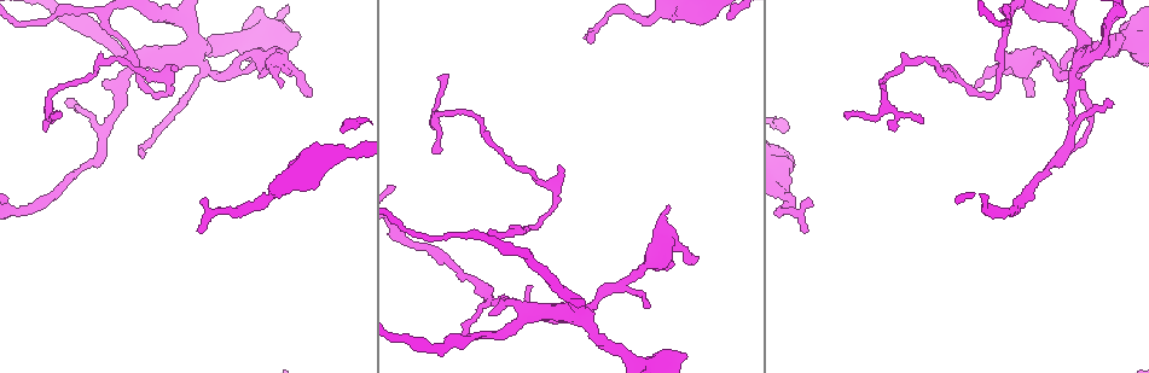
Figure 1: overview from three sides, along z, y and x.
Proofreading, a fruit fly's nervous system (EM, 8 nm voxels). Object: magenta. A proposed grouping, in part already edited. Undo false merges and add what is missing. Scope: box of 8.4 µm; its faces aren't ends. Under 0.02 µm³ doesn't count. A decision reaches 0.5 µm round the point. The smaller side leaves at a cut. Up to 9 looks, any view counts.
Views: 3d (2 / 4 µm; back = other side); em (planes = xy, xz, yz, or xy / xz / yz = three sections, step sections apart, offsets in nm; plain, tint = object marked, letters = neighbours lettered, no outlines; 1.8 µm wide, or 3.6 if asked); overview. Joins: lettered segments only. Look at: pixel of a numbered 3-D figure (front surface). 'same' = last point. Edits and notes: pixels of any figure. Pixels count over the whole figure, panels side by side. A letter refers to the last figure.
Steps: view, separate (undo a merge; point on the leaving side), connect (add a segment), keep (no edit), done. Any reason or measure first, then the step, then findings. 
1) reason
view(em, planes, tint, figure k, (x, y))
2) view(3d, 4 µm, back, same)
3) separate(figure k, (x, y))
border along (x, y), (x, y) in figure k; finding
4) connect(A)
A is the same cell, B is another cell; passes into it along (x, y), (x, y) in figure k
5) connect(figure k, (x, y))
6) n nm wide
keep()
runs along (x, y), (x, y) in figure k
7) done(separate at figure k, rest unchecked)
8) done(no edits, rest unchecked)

tapers out
view(3d, 4 µm, figure 1, (808, 197))

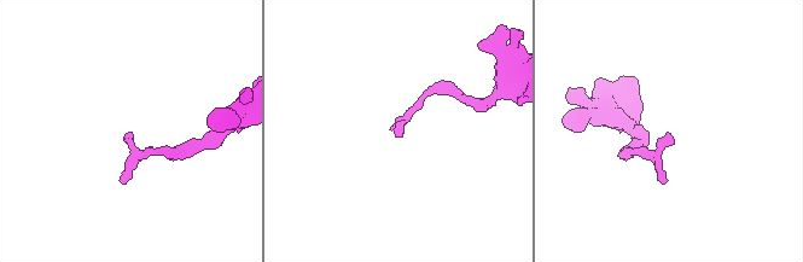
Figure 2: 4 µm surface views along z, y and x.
now the EM
view(em, planes, tint, figure 2, (125, 135))

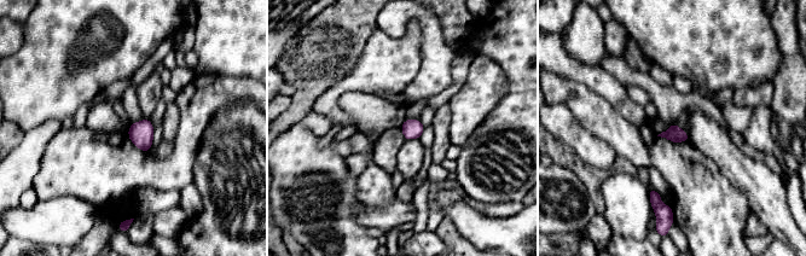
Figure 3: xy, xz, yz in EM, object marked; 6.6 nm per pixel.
view(em, planes, letters, same)

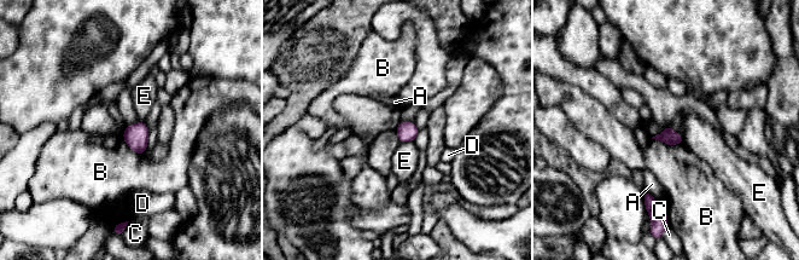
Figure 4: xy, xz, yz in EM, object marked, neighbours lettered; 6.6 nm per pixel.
100 nm wide
keep()
A, B, C, D and E are other cells; border along (651, 138), (668, 144), (682, 144) in figure 4; no lettered segment goes on from it

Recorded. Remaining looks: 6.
branch stops here
view(3d, 4 µm, figure 1, (310, 97))

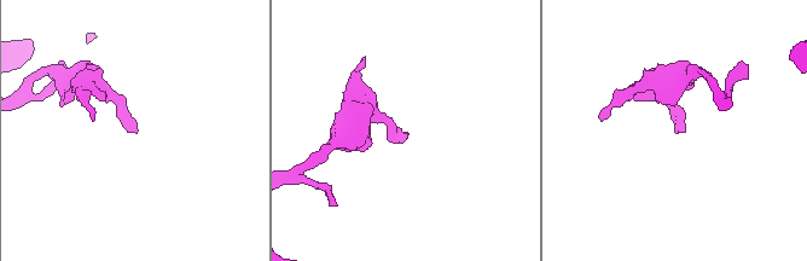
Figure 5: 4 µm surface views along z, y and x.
view(em, planes, letters, figure 5, (136, 133))

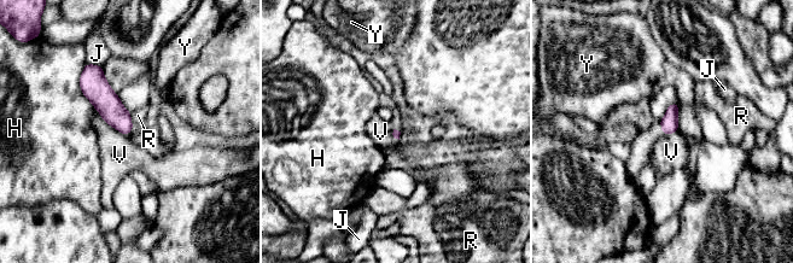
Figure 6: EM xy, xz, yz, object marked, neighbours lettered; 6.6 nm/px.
keep()
H, J, R, V and Y are other cells; border along (93, 106), (109, 124), (128, 135) in figure 6; none of them fits

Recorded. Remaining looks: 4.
thin neck
view(em, planes, tint, figure 1, (469, 276))

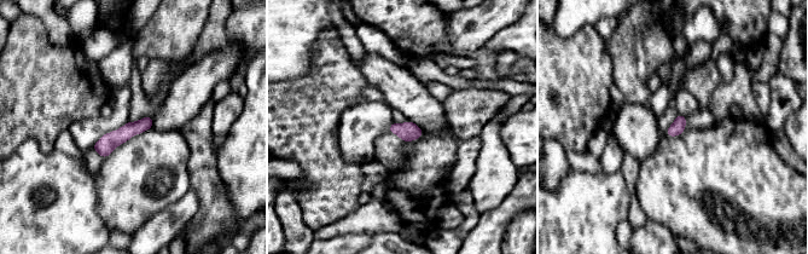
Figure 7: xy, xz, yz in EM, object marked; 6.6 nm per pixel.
view(em, planes, letters, same)

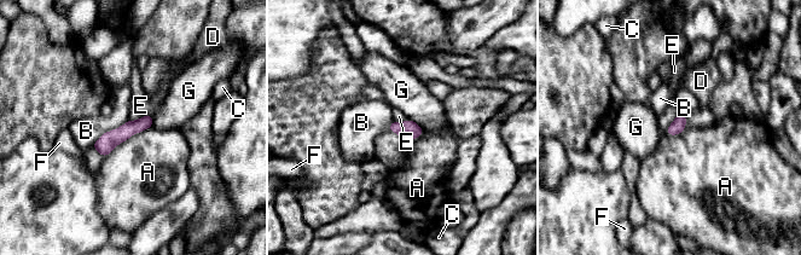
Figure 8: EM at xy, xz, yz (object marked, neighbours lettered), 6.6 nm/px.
keep()
A, B, C, D, E, F and G are other cells; border along (151, 114), (128, 121) in figure 8; continuous, no second neuron

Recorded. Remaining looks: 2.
sharp bend
view(3d, 4 µm, figure 1, (194, 47))

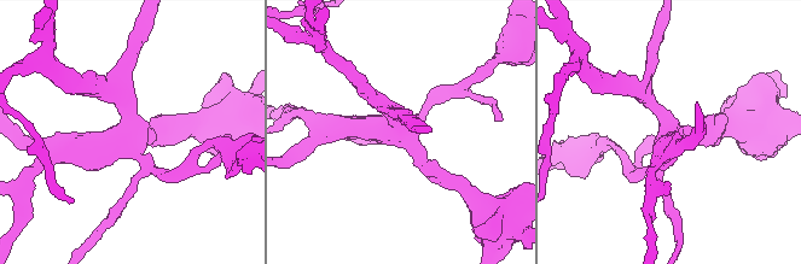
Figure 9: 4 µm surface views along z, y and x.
4 arms; now the EM
view(em, 3.6 µm, planes, letters, figure 9, (131, 131))

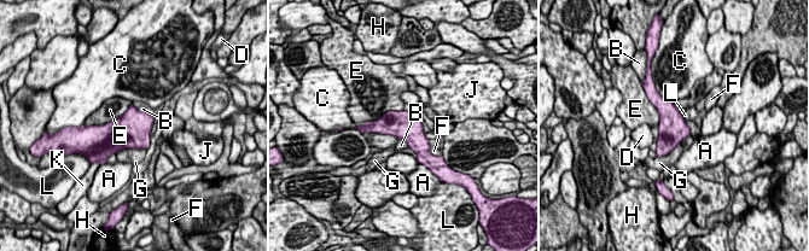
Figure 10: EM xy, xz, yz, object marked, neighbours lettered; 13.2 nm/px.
380 nm wide
keep()
A, B, C, D, E, F, G, H, J, K and L are other cells; one neuron here

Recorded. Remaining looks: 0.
done(no edits, rest unchecked)

